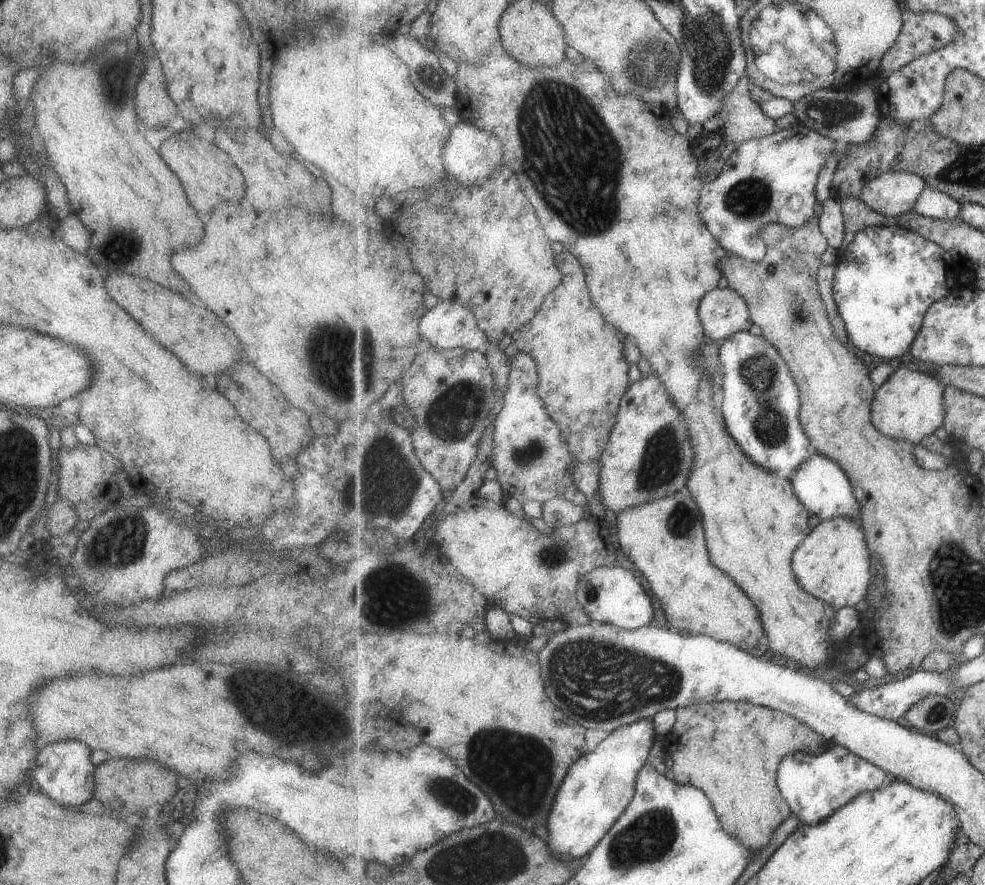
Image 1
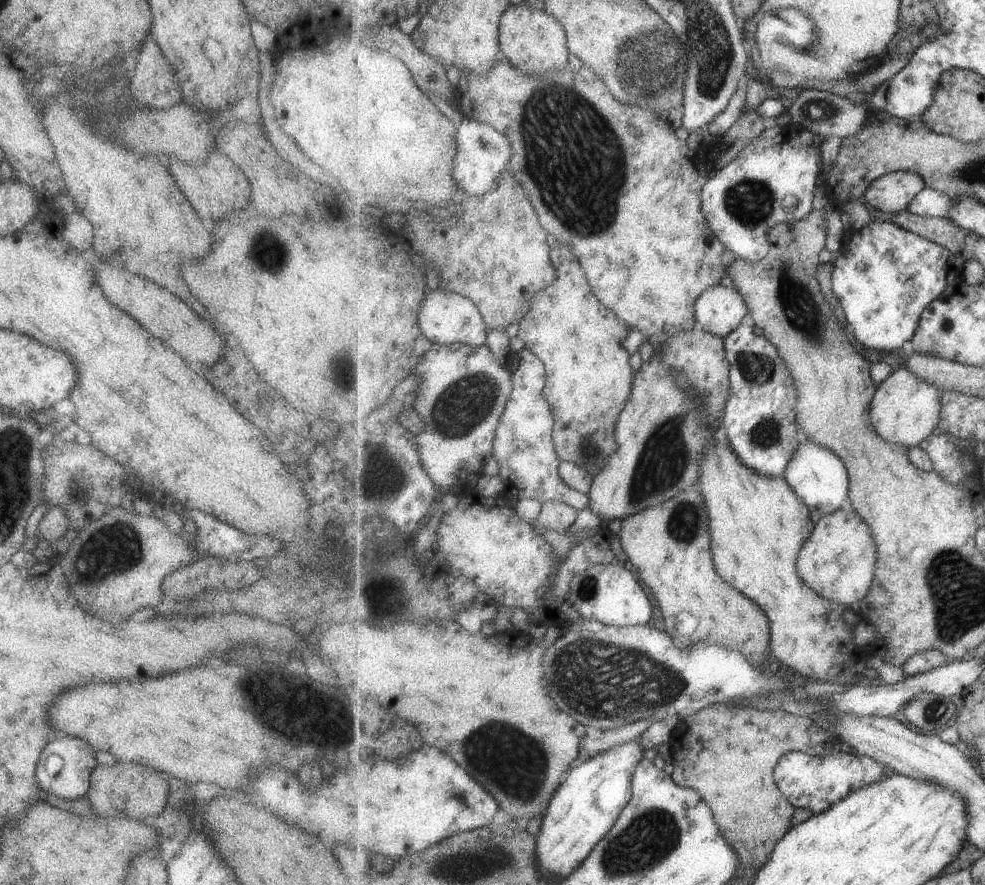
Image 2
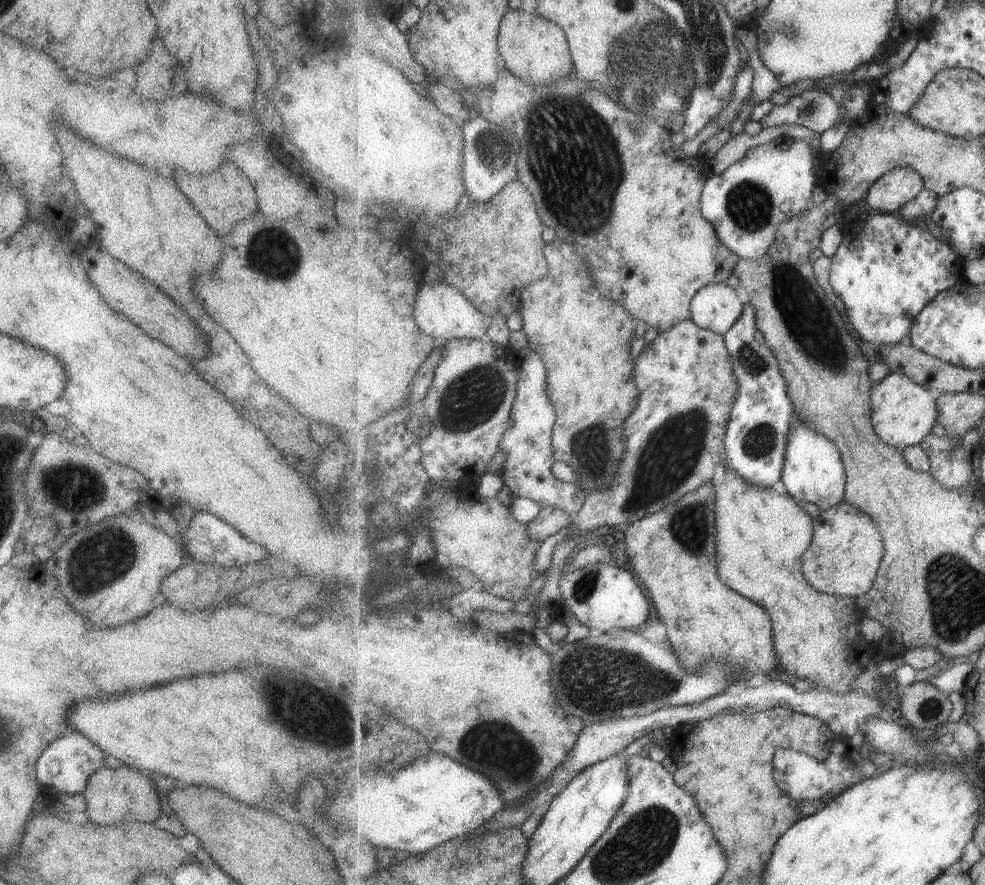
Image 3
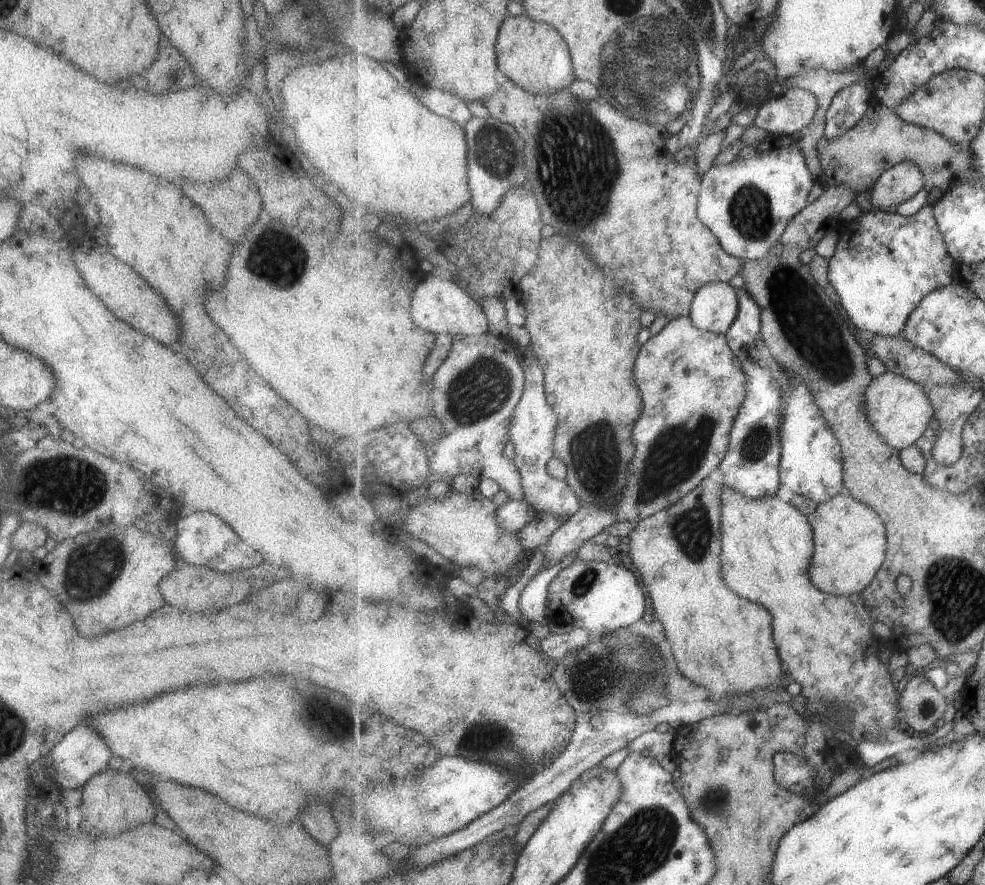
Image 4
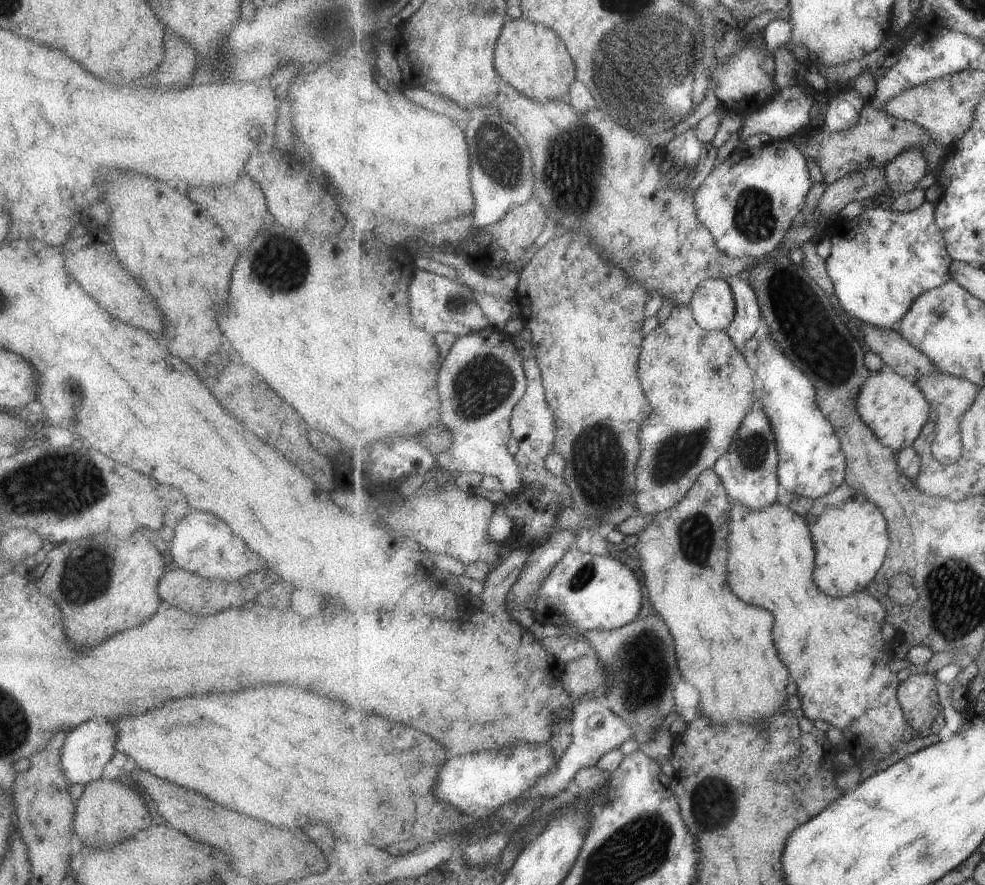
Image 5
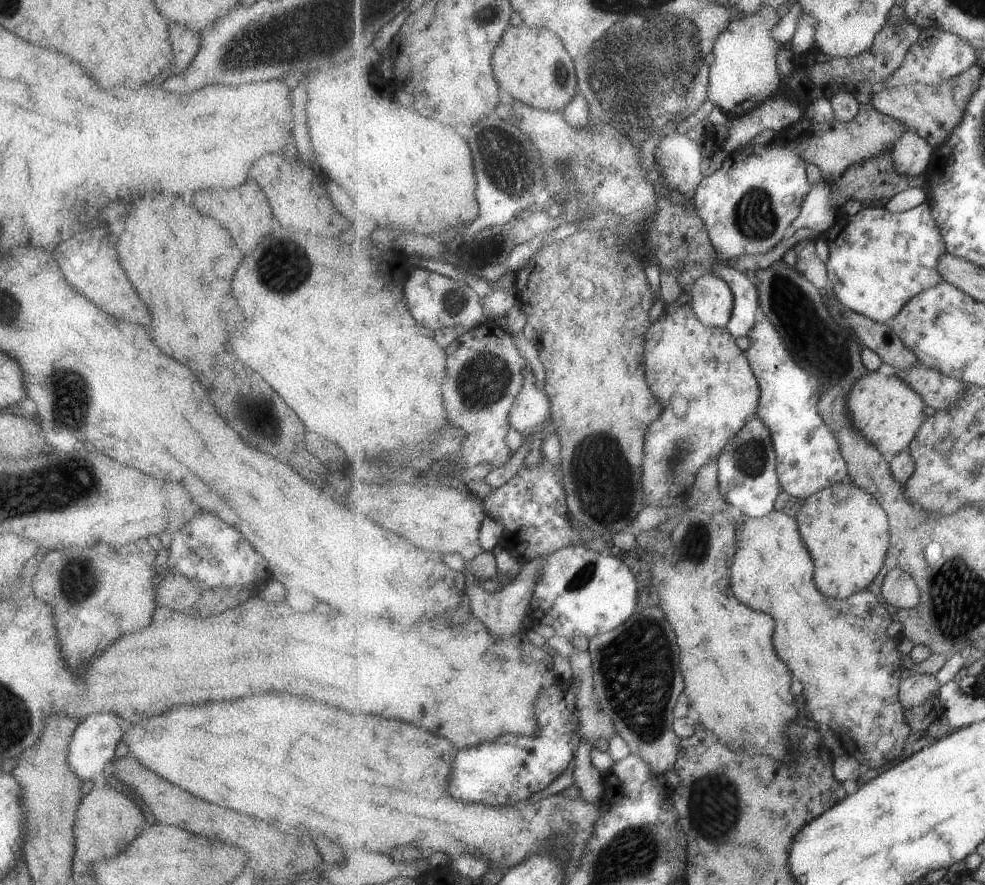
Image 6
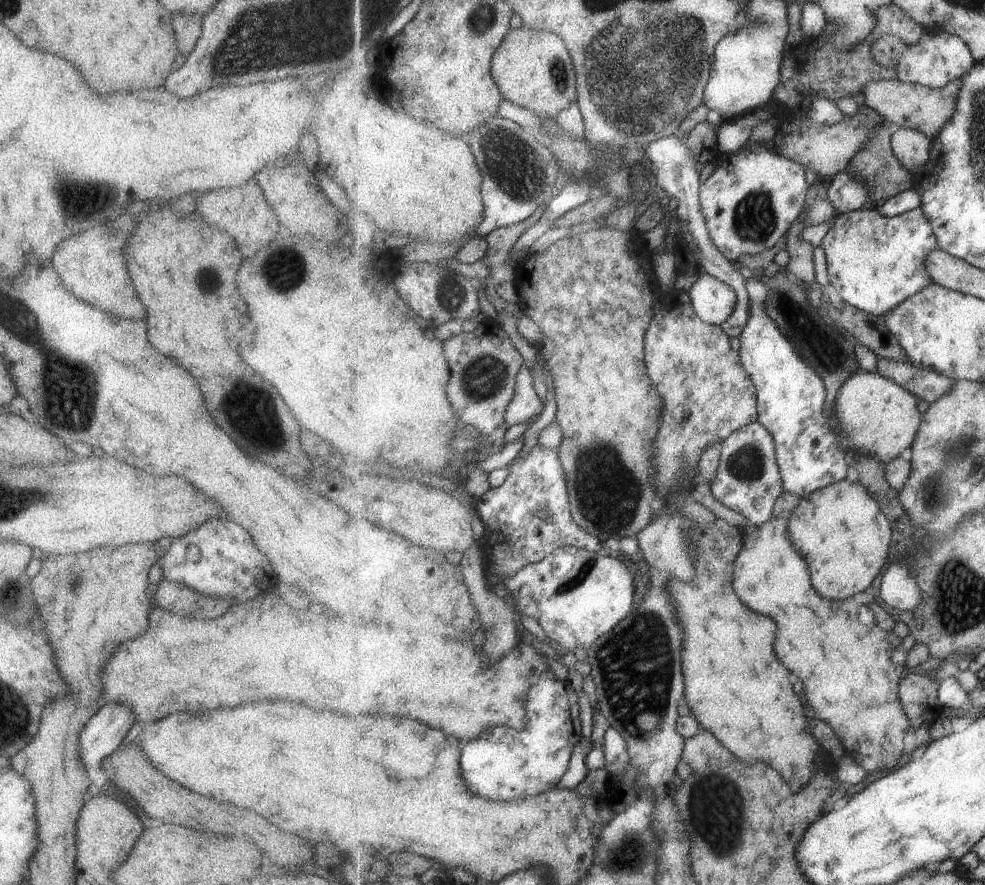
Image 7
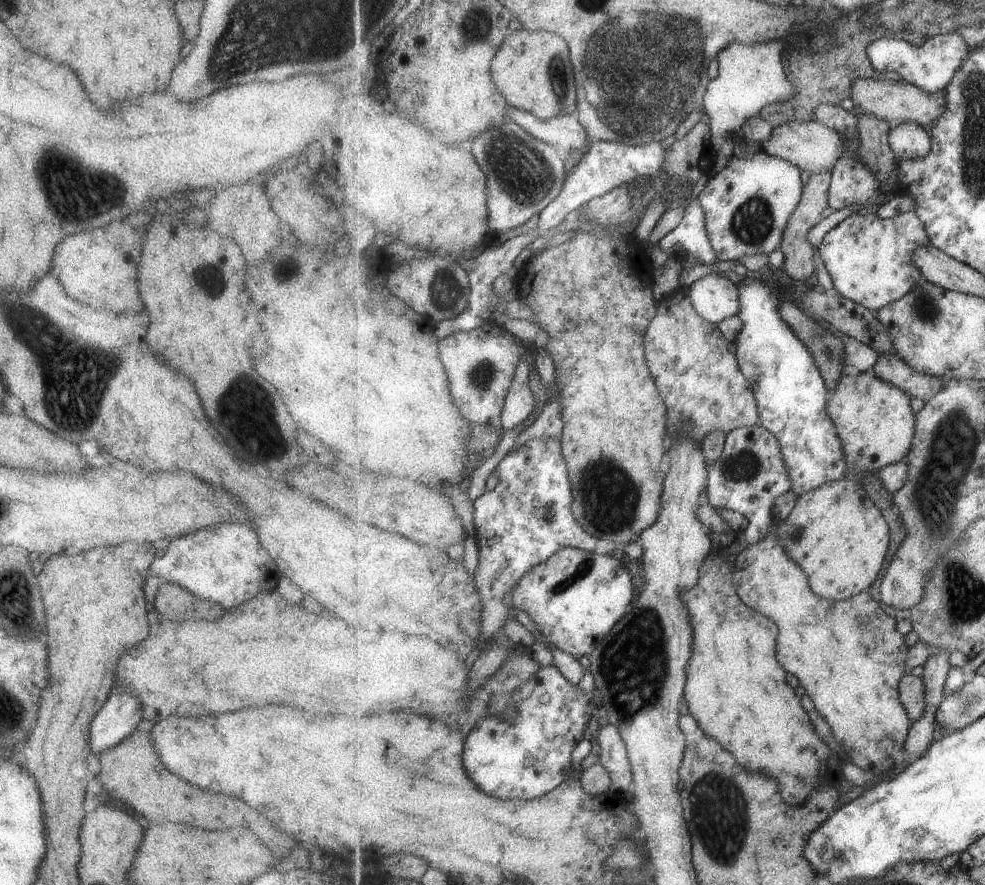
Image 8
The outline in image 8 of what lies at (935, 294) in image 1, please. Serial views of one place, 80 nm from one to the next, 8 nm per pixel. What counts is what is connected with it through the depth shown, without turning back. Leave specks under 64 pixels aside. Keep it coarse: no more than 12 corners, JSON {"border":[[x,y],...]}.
{"border":[[911,211],[853,213],[818,248],[843,296],[877,312],[924,277]]}

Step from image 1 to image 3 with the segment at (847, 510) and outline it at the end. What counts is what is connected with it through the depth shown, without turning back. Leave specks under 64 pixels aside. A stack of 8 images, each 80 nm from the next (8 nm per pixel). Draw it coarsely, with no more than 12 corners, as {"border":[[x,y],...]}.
{"border":[[794,423],[782,482],[821,512],[846,500],[841,450]]}

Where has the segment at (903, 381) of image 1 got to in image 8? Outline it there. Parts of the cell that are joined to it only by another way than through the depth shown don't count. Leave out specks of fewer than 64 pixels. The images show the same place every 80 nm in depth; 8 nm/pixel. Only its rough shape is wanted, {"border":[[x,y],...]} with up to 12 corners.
{"border":[[870,371],[843,375],[828,413],[846,475],[910,453],[911,398]]}

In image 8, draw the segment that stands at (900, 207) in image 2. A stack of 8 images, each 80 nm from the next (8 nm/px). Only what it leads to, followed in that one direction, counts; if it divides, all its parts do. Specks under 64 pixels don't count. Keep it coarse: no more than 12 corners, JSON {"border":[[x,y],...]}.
{"border":[[917,121],[892,127],[898,160],[923,158],[932,133]]}

